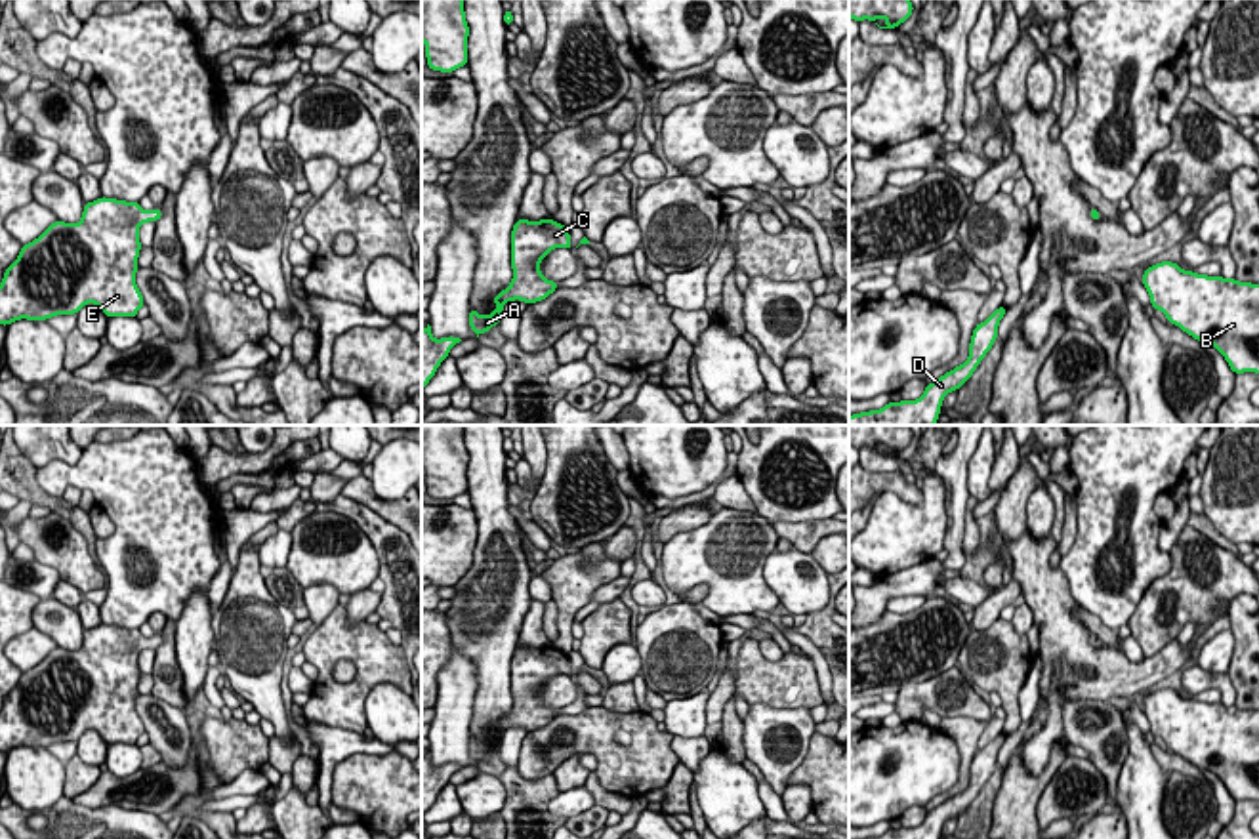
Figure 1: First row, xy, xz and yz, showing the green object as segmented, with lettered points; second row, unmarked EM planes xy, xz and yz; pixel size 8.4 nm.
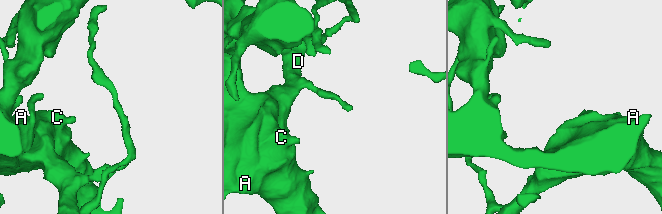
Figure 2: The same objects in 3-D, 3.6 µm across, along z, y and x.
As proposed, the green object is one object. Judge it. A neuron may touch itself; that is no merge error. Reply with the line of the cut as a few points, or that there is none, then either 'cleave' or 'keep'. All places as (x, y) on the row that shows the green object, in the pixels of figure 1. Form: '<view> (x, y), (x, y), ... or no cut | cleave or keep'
no cut | keep

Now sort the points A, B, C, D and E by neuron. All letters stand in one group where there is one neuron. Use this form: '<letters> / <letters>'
A B C D E

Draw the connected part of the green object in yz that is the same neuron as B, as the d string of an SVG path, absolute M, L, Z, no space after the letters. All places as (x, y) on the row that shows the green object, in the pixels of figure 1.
M1160 261L1143 273L1152 309L1213 345L1234 374L1259 374L1259 284L1183 271Z

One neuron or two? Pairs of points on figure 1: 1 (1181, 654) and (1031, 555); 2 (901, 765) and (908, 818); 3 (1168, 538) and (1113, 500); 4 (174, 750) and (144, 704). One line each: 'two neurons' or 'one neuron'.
1: one neuron
2: two neurons
3: two neurons
4: one neuron

